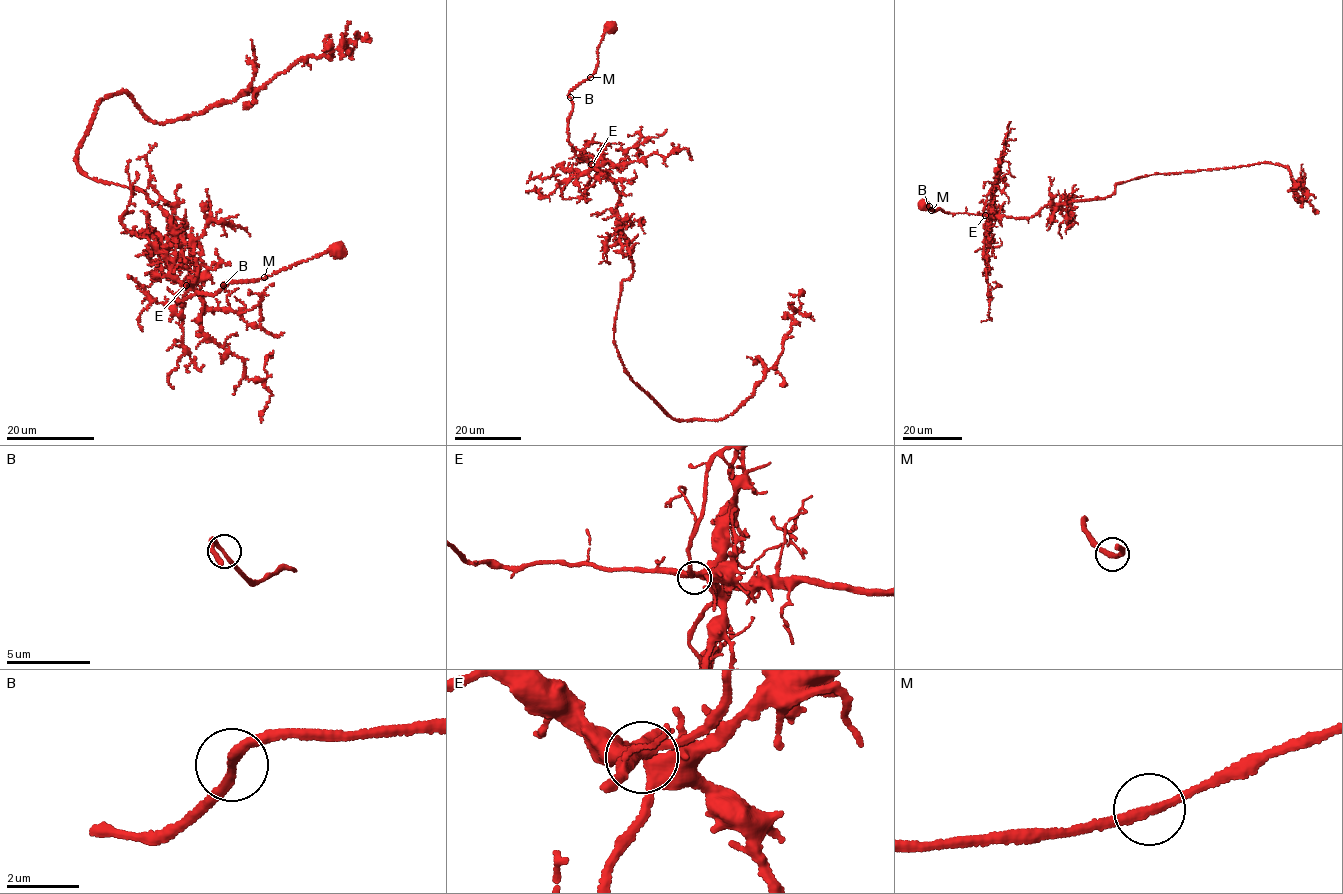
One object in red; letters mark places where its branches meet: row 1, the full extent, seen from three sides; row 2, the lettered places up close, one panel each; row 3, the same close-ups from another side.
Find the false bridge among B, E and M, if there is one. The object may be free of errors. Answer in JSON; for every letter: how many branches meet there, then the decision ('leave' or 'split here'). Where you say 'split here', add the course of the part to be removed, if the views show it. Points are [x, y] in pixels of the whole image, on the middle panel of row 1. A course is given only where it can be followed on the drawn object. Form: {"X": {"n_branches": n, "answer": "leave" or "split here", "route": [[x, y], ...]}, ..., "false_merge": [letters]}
{"B": {"n_branches": 2, "answer": "leave"}, "E": {"n_branches": 3, "answer": "leave"}, "M": {"n_branches": 2, "answer": "split here", "route": [[590, 77], [597, 63], [598, 46], [605, 33], [615, 24]]}, "false_merge": ["M"]}

